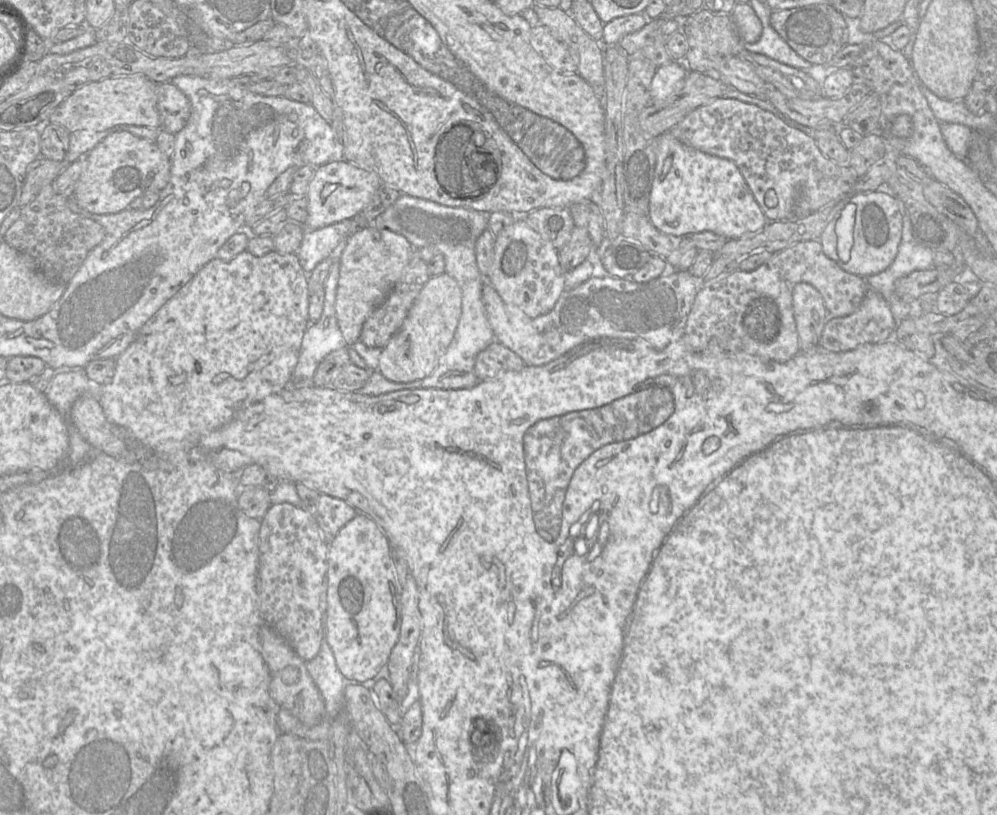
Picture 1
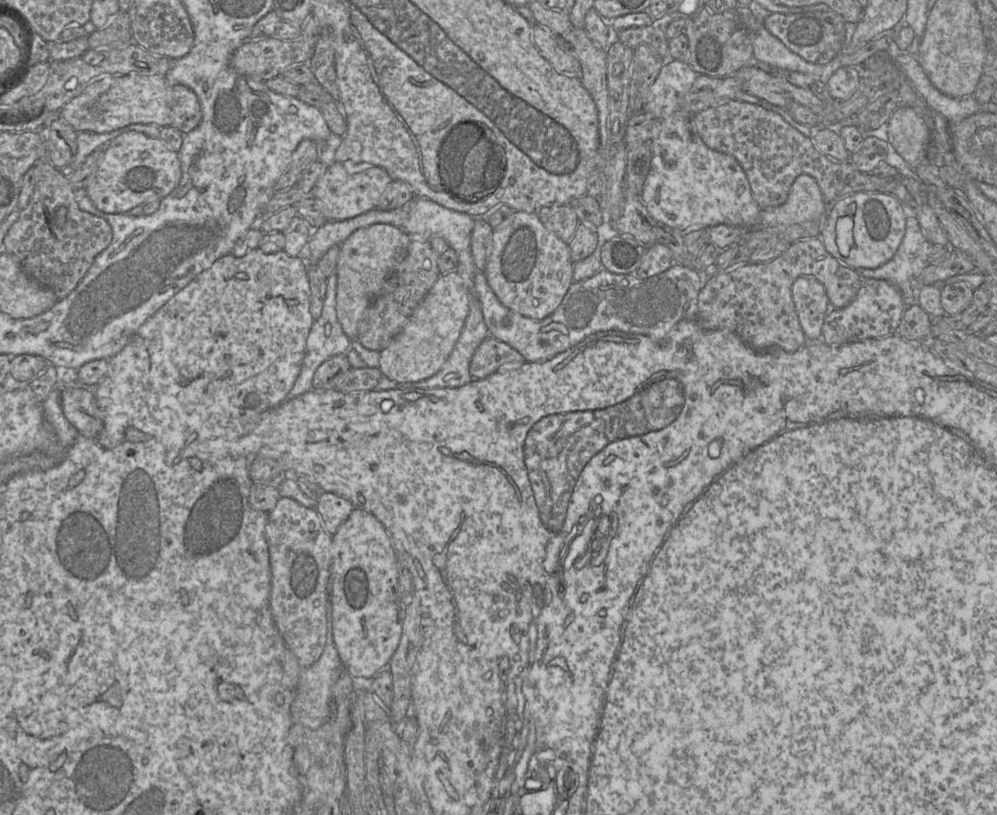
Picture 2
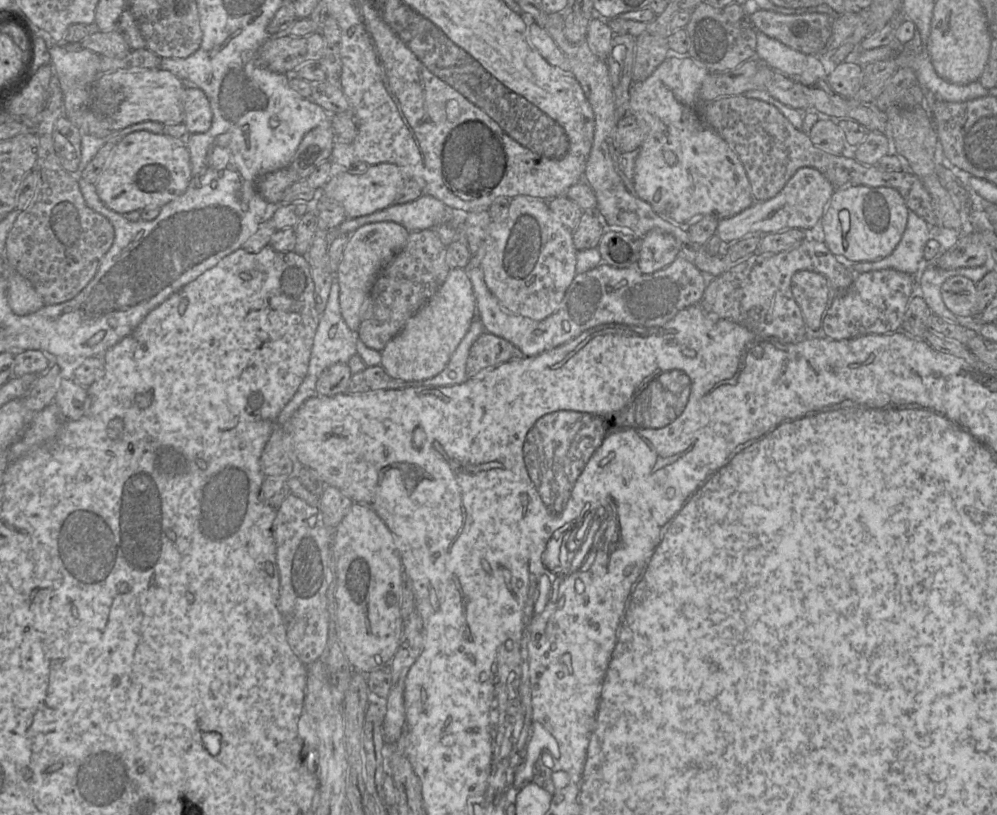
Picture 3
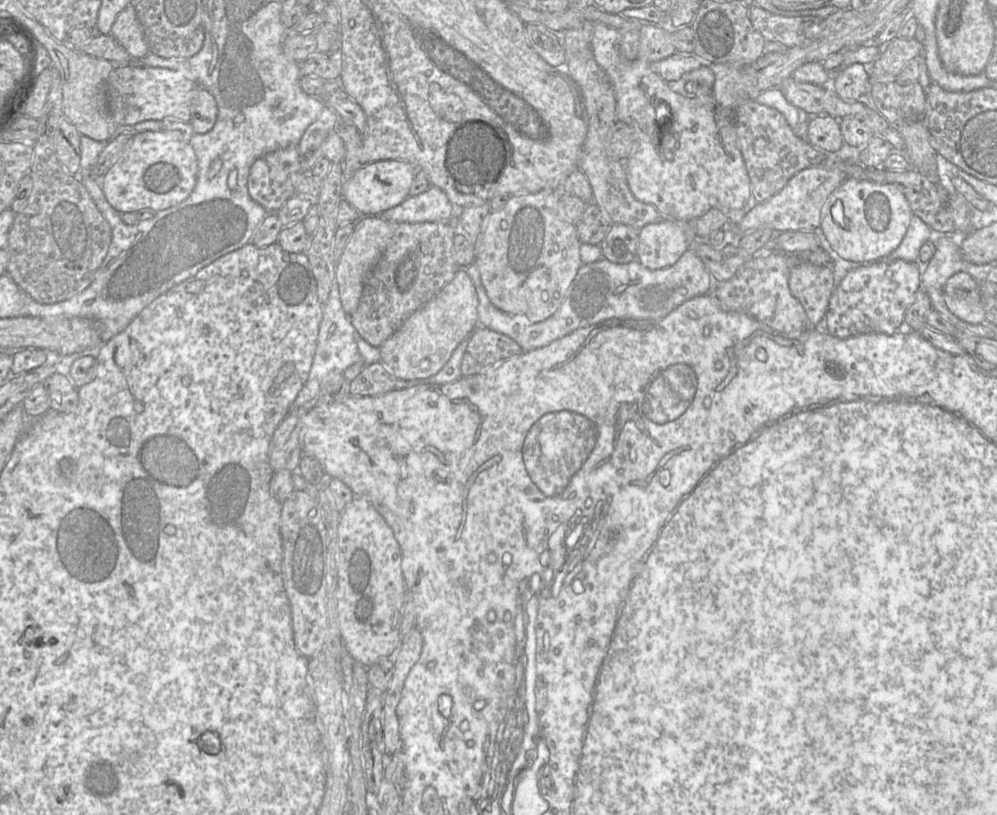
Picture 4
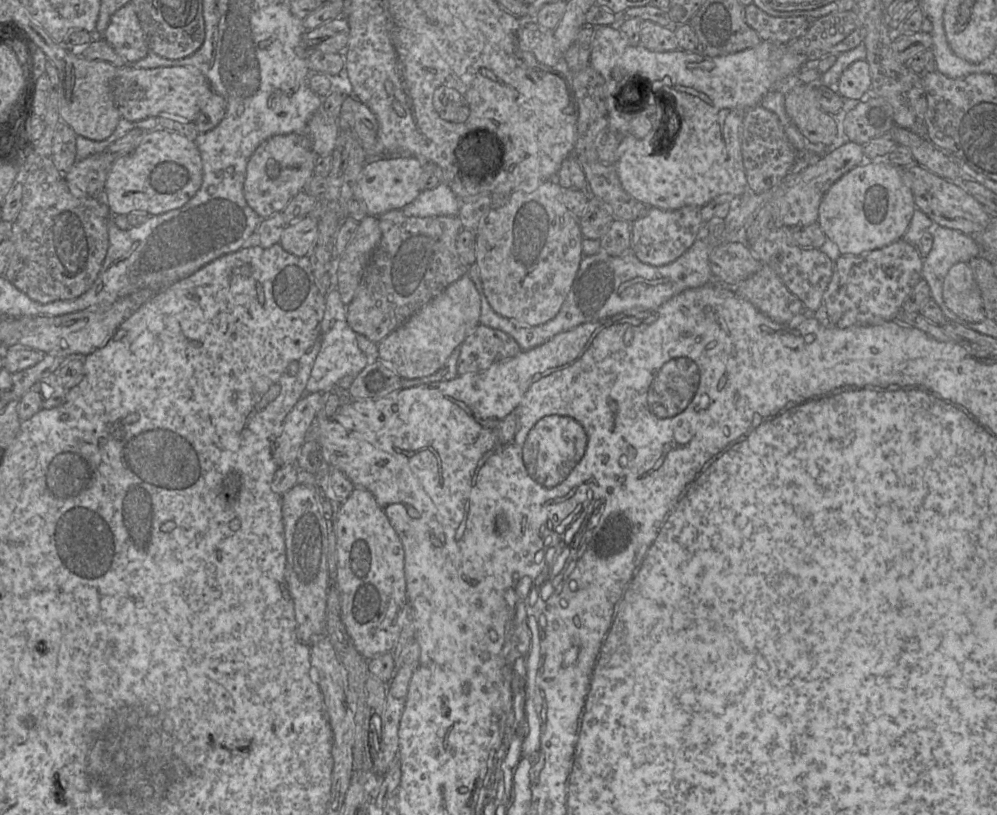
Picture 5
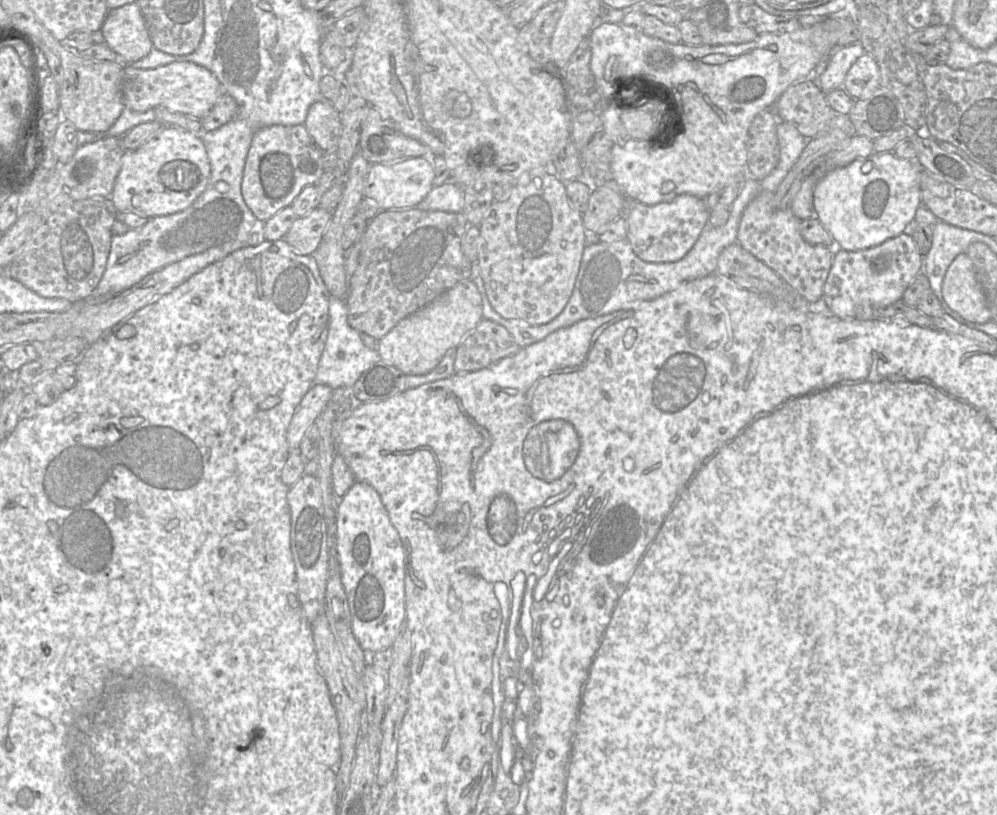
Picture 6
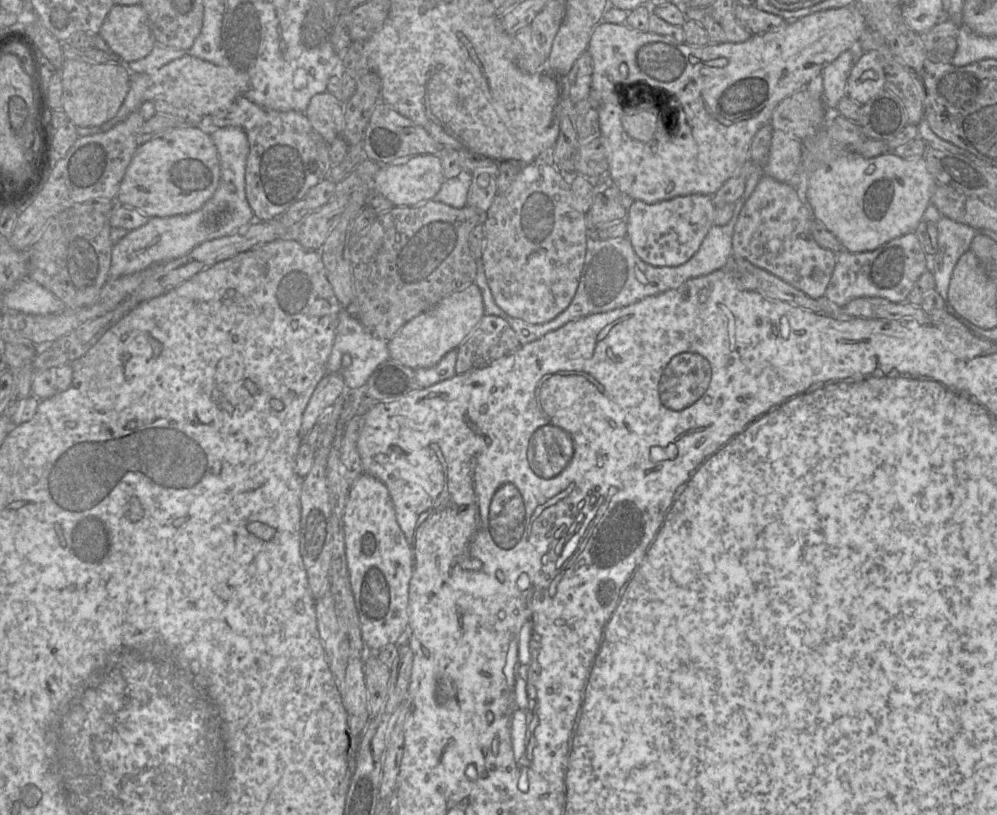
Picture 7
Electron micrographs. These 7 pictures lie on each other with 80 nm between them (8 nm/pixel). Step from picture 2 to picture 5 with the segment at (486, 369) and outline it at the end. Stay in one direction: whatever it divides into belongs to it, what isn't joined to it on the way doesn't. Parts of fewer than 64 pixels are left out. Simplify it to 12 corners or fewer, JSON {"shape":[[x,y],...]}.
{"shape":[[478,324],[460,345],[458,375],[521,351],[510,335]]}

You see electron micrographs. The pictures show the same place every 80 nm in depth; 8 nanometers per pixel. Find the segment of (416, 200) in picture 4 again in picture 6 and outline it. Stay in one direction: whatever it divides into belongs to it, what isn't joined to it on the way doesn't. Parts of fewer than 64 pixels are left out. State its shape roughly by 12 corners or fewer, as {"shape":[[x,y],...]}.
{"shape":[[453,181],[433,187],[416,206],[461,212],[464,192]]}

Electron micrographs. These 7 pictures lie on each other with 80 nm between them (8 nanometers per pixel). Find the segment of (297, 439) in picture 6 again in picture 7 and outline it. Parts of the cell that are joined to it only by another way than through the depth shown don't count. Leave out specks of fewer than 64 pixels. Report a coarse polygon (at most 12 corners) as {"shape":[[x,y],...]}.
{"shape":[[339,373],[326,374],[302,416],[304,438],[347,387]]}

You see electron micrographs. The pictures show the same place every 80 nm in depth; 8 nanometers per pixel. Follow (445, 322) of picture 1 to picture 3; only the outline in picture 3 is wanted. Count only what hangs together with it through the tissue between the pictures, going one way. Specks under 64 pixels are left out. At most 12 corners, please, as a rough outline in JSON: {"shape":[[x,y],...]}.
{"shape":[[465,268],[381,351],[394,379],[440,373],[477,315]]}

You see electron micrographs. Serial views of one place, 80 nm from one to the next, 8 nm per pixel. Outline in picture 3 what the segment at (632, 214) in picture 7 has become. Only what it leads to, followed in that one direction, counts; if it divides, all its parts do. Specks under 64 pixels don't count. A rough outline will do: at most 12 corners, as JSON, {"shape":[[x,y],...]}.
{"shape":[[651,230],[641,238],[636,267],[644,274],[670,265],[680,246]]}

